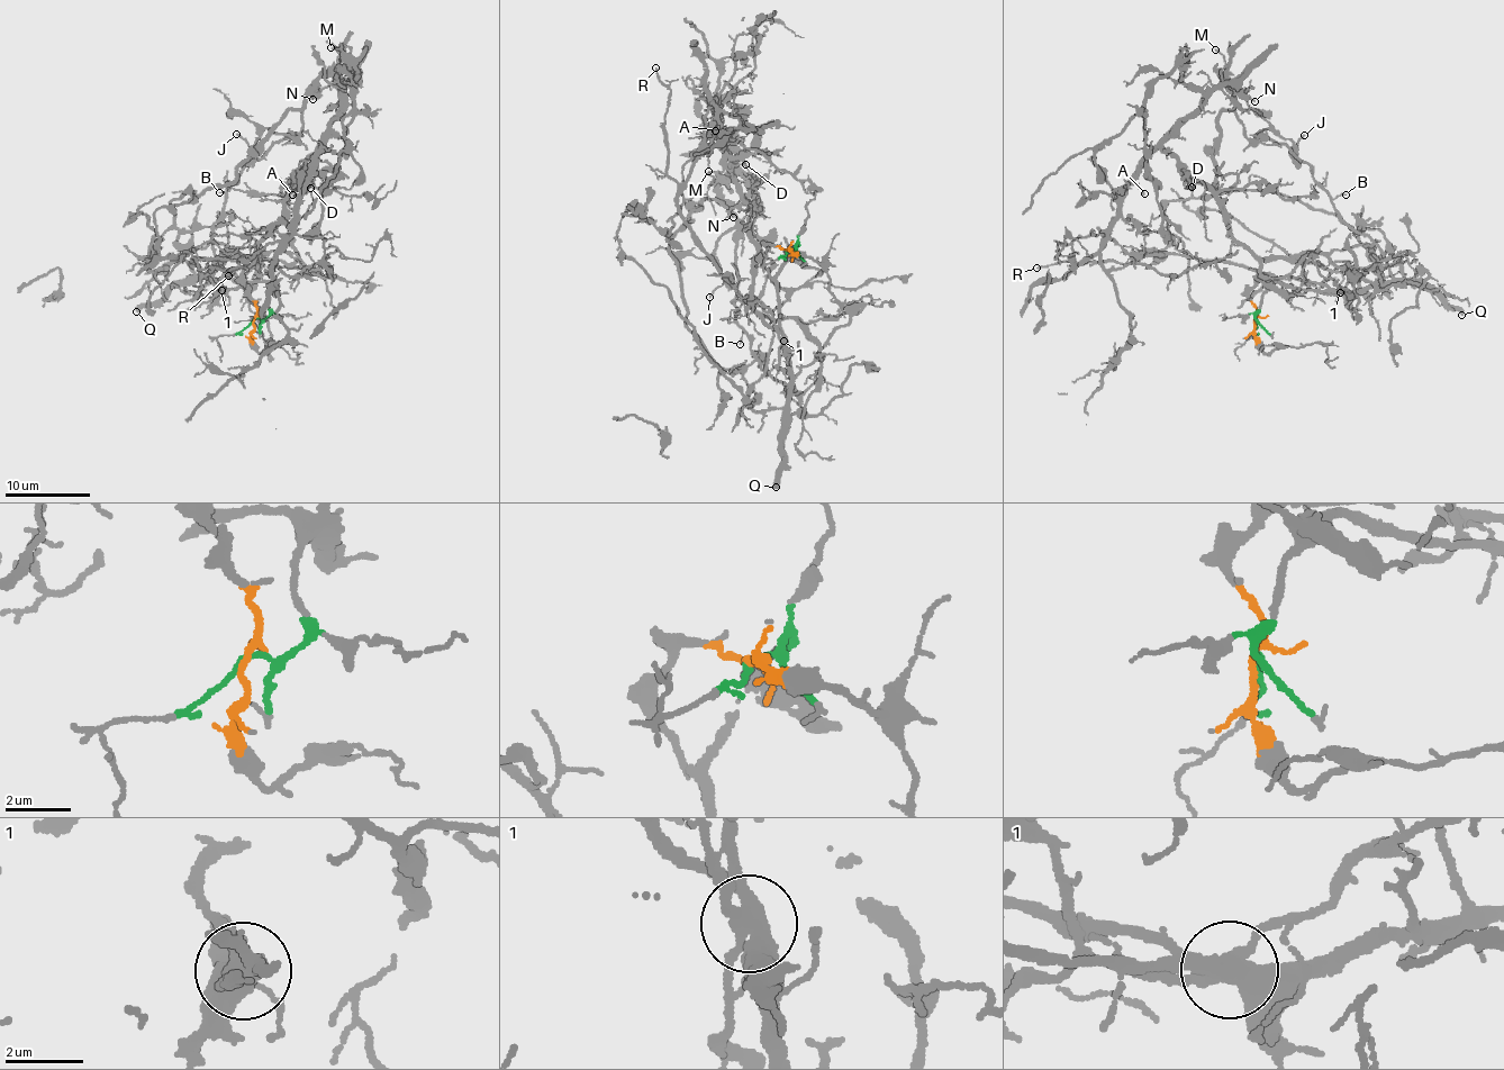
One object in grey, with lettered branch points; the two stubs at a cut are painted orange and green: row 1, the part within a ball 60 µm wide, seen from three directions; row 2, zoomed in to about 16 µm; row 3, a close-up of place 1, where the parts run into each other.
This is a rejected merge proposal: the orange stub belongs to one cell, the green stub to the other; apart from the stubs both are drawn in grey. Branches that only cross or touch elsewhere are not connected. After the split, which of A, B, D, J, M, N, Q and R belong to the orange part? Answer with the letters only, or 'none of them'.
A, D, J, M, N

